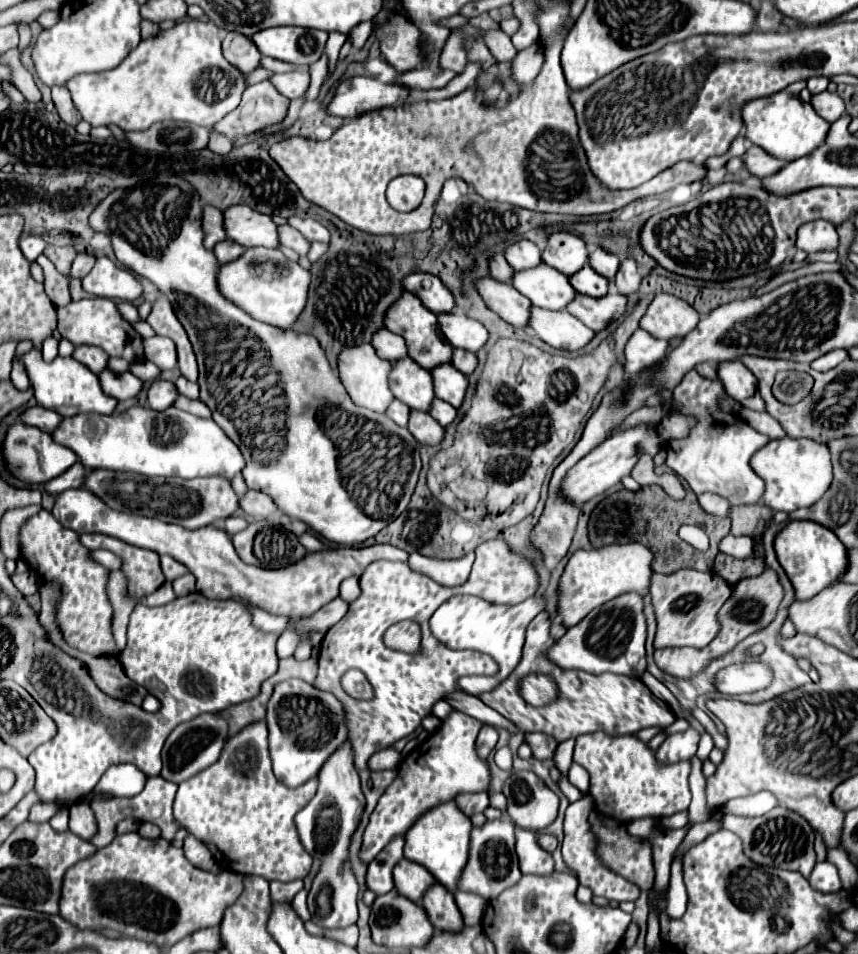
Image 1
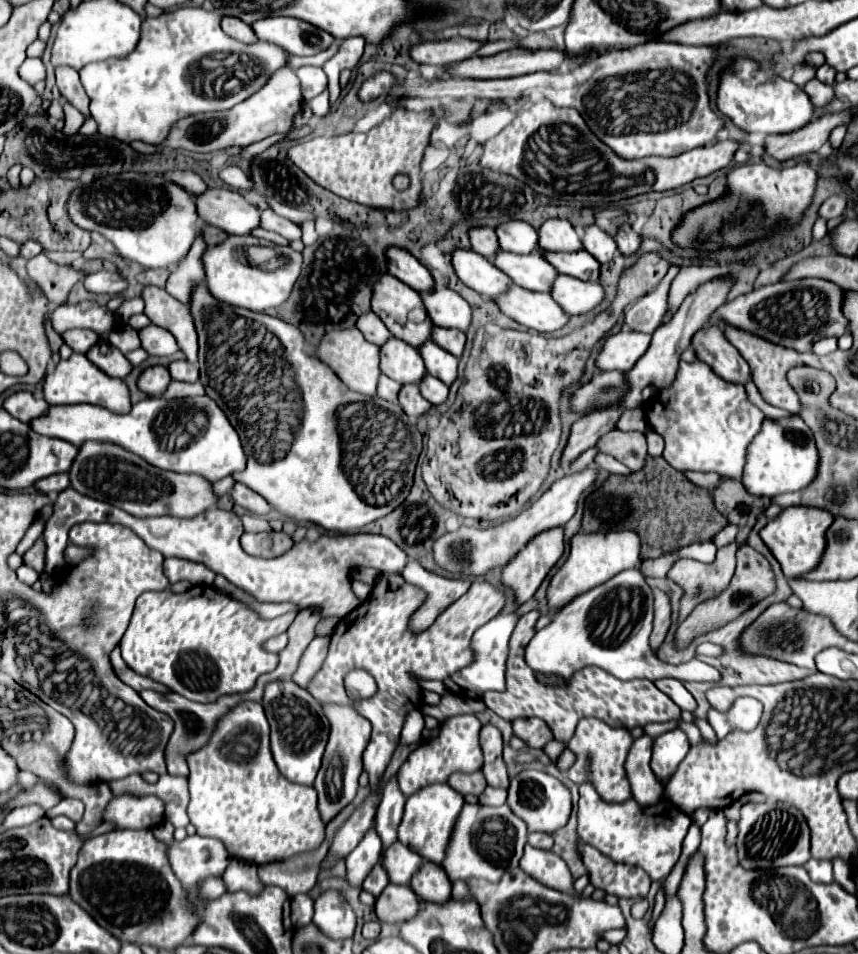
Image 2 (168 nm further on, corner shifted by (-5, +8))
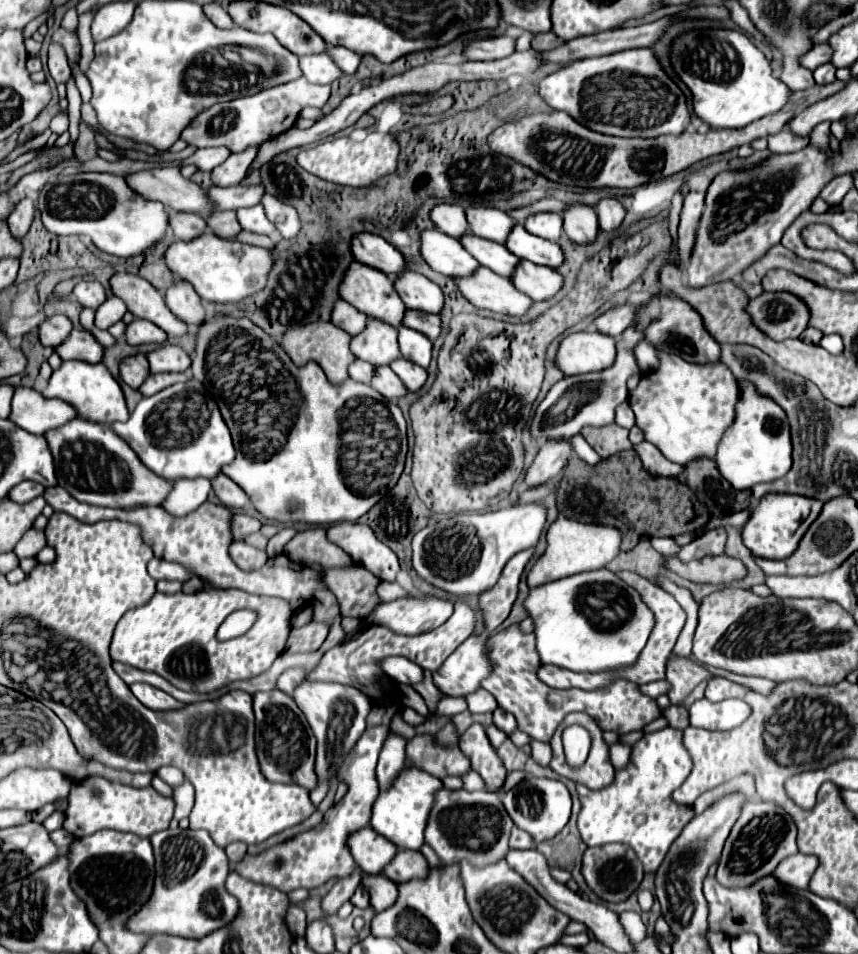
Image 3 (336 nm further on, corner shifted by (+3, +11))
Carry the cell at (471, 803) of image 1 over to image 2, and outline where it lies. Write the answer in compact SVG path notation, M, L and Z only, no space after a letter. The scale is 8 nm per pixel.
M482 771L470 773L470 775L468 773L454 773L454 777L450 777L448 785L462 795L480 795L486 789L486 779L482 777Z

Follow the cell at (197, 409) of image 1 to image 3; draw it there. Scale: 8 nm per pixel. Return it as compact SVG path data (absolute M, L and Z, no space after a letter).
M168 372L168 374L150 374L146 378L146 382L138 388L142 392L142 396L152 396L160 390L164 390L166 386L174 384L174 382L186 382L188 380L188 374L184 372Z

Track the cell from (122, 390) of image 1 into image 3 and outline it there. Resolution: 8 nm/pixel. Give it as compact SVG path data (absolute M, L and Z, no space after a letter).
M72 330L68 334L68 338L58 344L54 348L54 352L62 358L62 360L82 360L82 362L90 362L96 364L102 360L102 346L96 342L96 338L86 332L86 330Z

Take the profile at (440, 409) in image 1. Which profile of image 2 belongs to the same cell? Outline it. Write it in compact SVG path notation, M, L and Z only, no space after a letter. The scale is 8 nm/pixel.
M426 375L426 381L422 381L420 391L422 391L422 397L428 399L432 405L442 405L448 399L448 387L430 375Z

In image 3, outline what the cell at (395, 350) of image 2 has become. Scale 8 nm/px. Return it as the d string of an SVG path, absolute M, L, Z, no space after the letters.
M368 318L362 334L352 336L350 350L356 358L362 358L374 366L388 364L398 354L398 330L376 318Z

